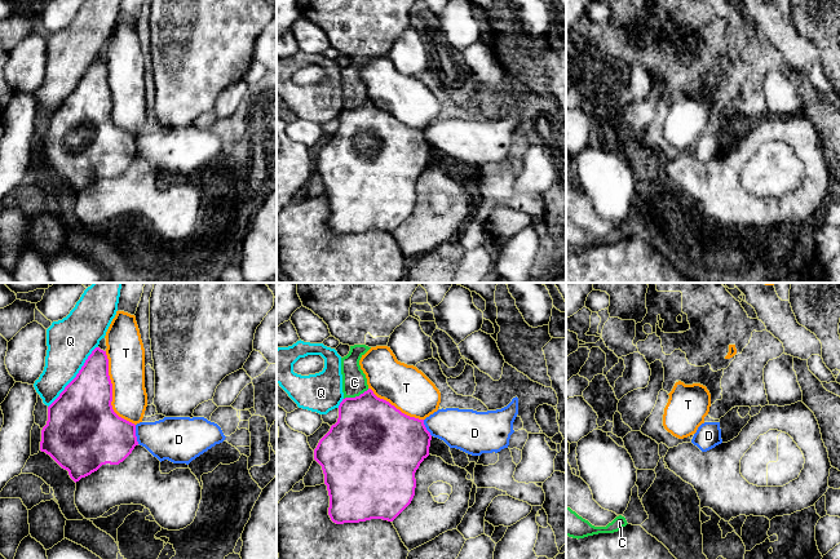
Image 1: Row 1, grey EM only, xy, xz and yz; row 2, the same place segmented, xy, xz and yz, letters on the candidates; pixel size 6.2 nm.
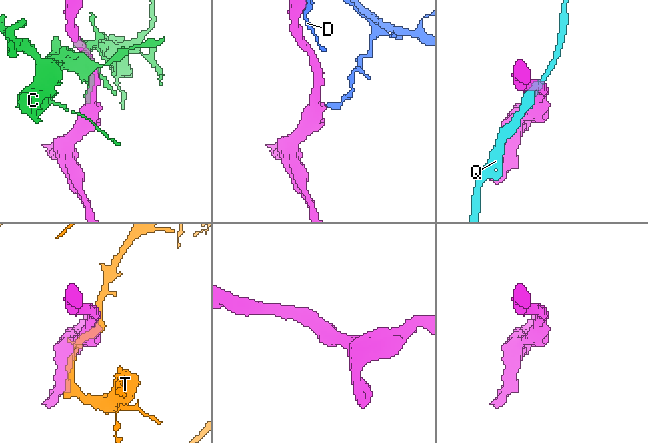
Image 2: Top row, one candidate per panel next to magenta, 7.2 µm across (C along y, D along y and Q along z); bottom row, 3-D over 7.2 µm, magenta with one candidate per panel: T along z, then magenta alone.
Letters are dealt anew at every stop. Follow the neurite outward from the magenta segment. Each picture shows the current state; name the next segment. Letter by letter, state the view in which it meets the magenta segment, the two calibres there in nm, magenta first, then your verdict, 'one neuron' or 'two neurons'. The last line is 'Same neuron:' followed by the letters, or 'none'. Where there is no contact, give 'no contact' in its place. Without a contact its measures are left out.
C: meets magenta in xz; 440 nm thick on the magenta side, 160 nm on the other; two neurons
D: meets magenta in xy; 380 nm thick on the magenta side, 280 nm on the other; two neurons
Q: meets magenta in xy; 380 nm thick on the magenta side, 300 nm on the other; two neurons
T: meets magenta in xy; 400 nm thick on the magenta side, 240 nm on the other; two neurons
Same neuron: none

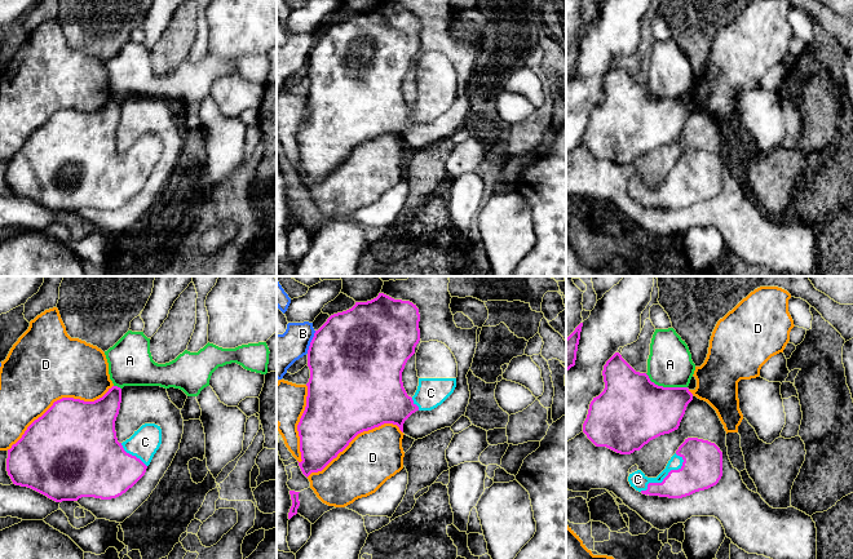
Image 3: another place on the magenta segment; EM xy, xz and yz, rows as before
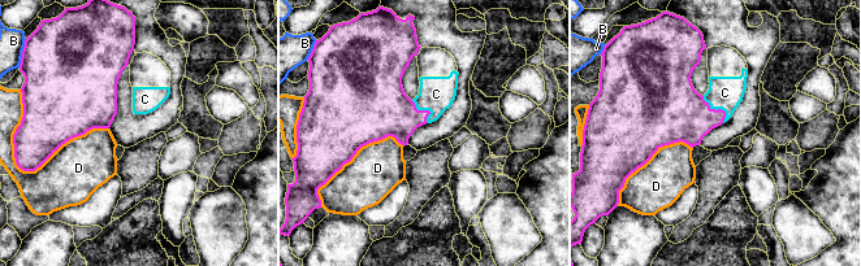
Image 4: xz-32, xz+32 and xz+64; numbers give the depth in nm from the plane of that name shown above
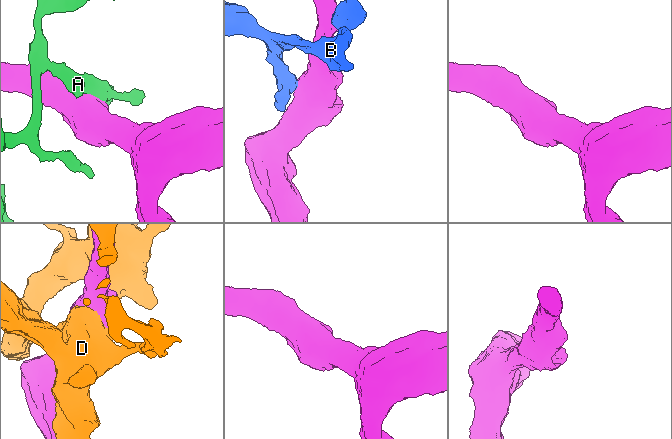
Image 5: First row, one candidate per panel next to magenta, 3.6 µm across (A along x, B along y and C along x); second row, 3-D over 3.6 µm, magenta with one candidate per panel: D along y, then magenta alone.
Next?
A: meets magenta in yz; 420 nm thick on the magenta side, 280 nm on the other; two neurons
B: meets magenta in xz; 500 nm thick on the magenta side, 240 nm on the other; two neurons
C: meets magenta in yz; 260 nm thick on the magenta side, 110 nm on the other; one neuron
D: meets magenta in xy; 460 nm thick on the magenta side, 460 nm on the other; two neurons
Same neuron: C

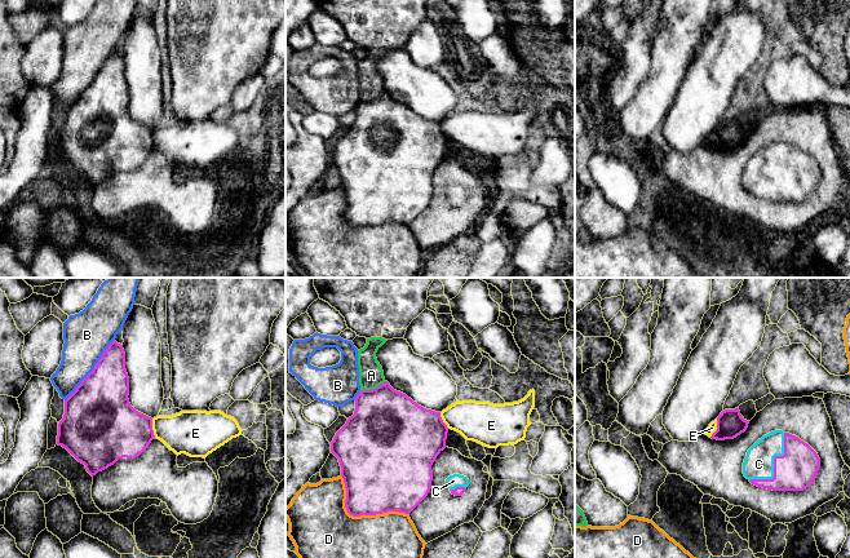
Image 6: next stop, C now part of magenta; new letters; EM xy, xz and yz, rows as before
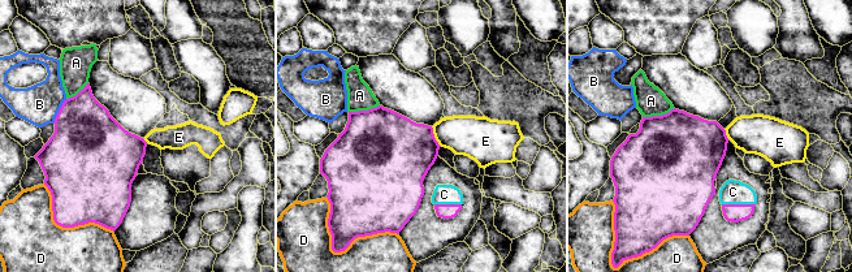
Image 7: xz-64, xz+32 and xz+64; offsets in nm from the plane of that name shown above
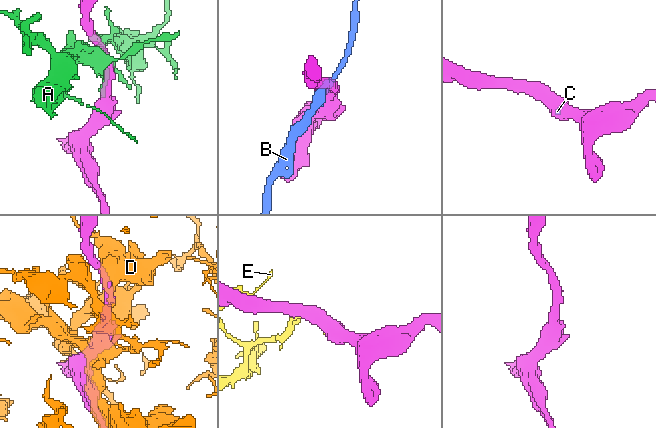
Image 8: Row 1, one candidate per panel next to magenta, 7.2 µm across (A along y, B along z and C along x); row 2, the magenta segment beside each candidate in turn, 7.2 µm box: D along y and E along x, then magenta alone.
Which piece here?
A: meets magenta in xz; 440 nm thick on the magenta side, 160 nm on the other; two neurons
B: meets magenta in xy; 380 nm thick on the magenta side, 300 nm on the other; two neurons
C: meets magenta in yz; 240 nm thick on the magenta side, 190 nm on the other; one neuron
D: meets magenta in xz; 400 nm thick on the magenta side, 380 nm on the other; two neurons
E: meets magenta in xy; 380 nm thick on the magenta side, 280 nm on the other; two neurons
Same neuron: C

